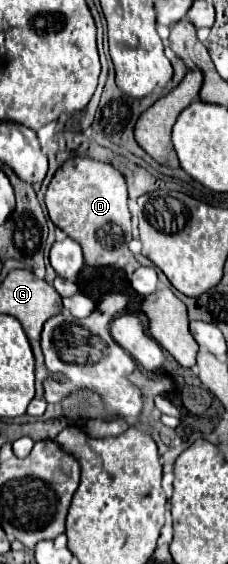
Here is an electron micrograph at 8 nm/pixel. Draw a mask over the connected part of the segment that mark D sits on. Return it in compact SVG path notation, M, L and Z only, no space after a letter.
M73 157L65 161L47 187L45 205L51 221L81 245L87 265L115 265L117 259L127 253L127 239L131 231L127 185L113 165L89 157Z

